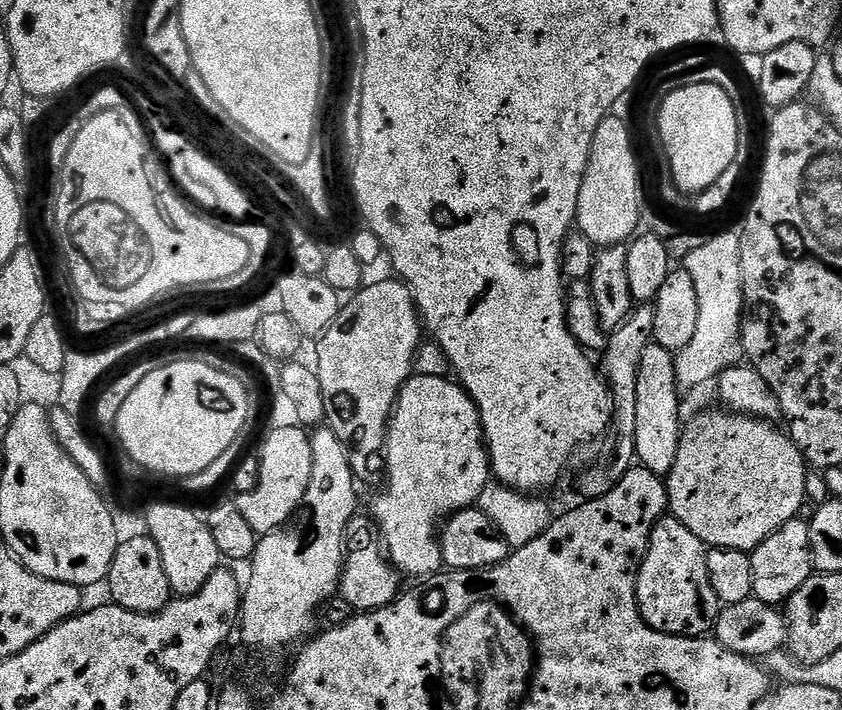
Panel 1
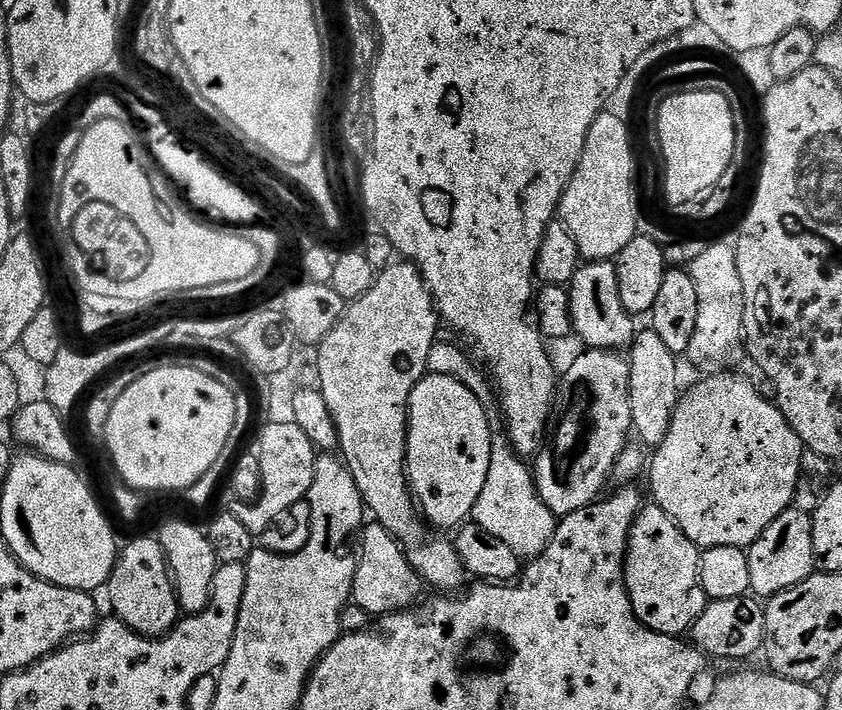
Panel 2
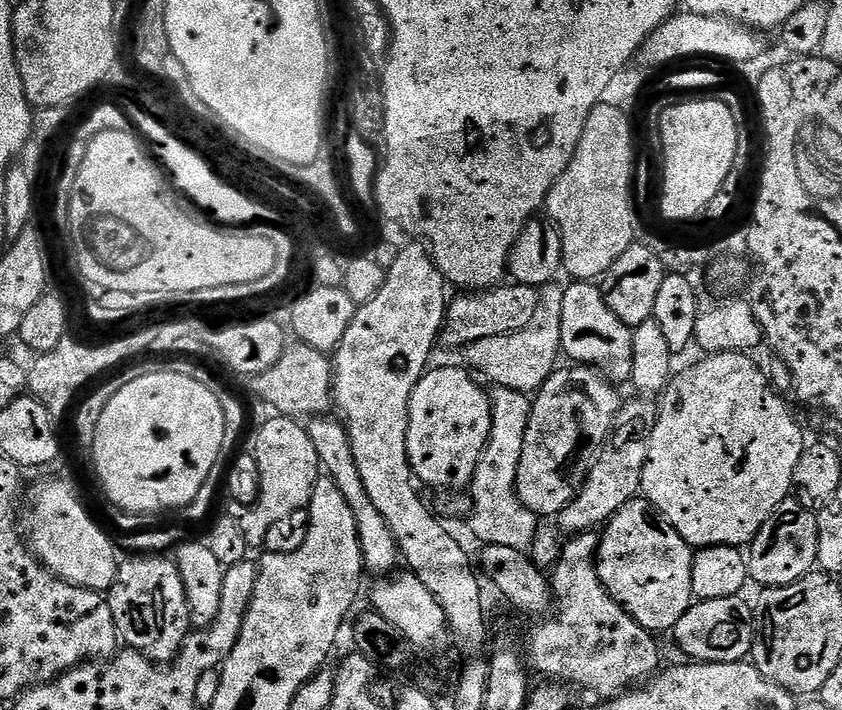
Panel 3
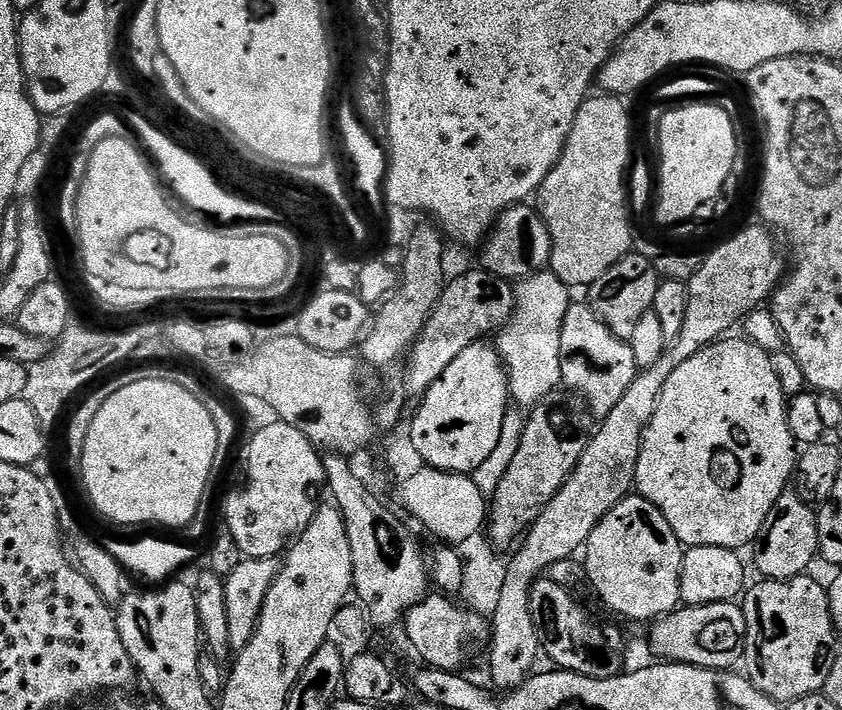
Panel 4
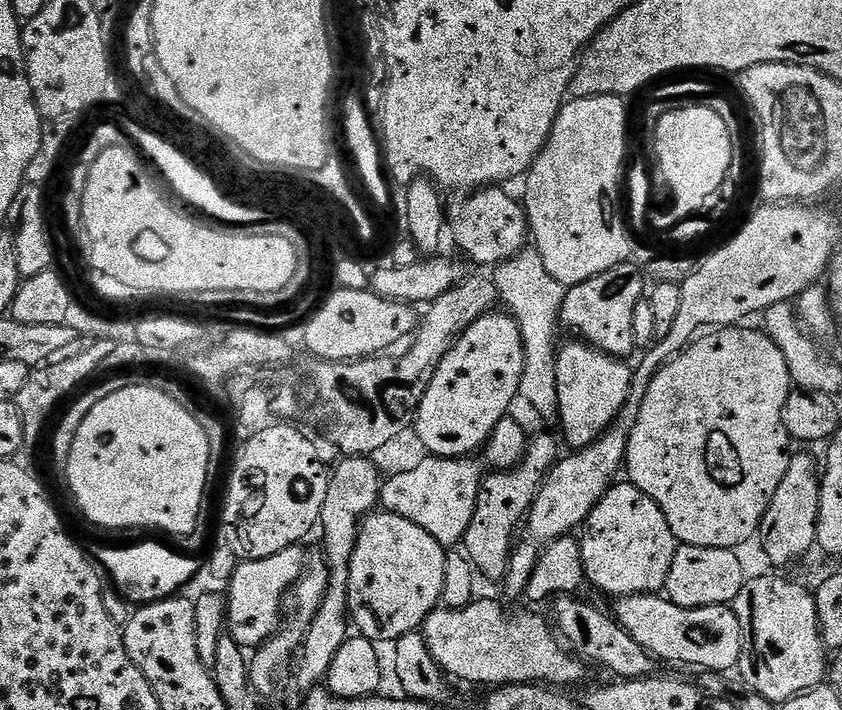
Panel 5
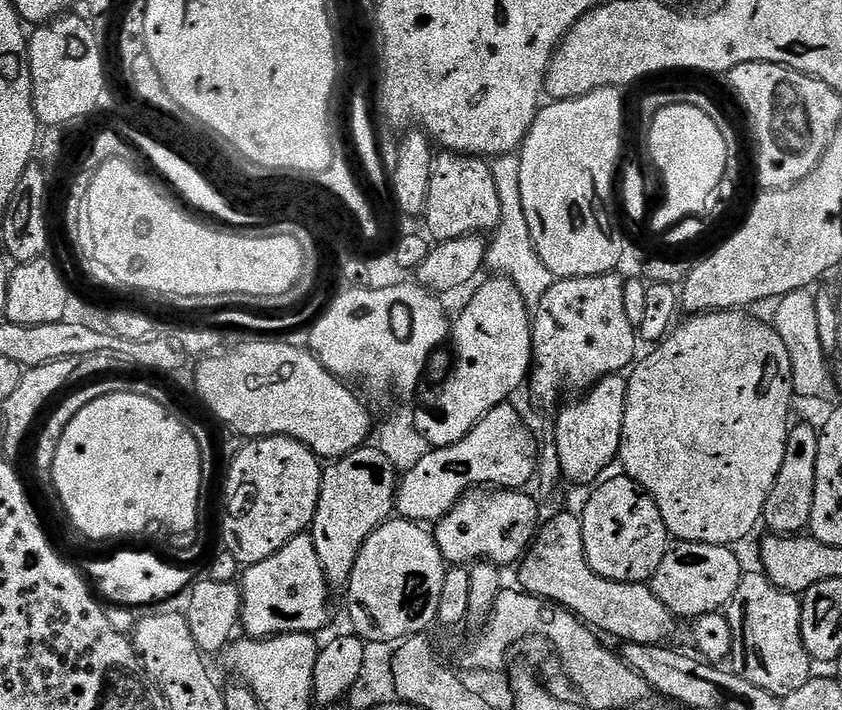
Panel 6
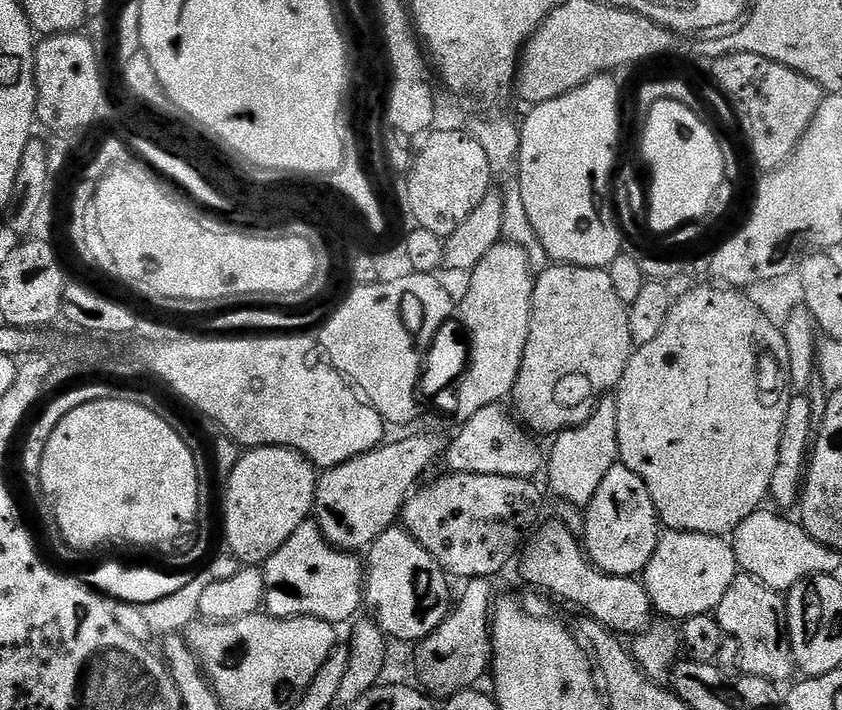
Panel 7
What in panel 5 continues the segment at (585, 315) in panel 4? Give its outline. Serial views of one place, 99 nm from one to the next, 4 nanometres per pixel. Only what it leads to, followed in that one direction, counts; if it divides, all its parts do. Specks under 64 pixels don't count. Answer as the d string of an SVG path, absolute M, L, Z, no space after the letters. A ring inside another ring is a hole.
M583 342L568 344L559 349L556 358L556 381L558 382L558 425L564 431L562 440L569 449L575 450L590 446L598 437L616 421L618 414L622 410L626 398L630 394L632 385L633 369L627 368L623 359L609 356L607 352L602 352L598 348Z

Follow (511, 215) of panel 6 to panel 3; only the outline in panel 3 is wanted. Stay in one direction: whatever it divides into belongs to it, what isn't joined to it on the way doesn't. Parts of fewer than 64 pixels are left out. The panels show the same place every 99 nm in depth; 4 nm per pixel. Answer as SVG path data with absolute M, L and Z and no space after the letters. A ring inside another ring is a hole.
M559 283L545 284L539 289L540 301L534 314L534 322L520 332L511 332L508 336L482 338L473 344L467 344L462 350L463 363L477 377L483 378L489 385L506 387L508 390L527 394L539 392L540 387L550 379L558 367L562 349L562 298L564 288Z

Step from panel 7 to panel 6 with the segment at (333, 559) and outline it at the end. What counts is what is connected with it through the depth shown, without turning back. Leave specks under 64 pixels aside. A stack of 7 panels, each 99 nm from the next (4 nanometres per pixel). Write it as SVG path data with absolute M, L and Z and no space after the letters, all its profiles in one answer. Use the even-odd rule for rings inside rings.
M311 535L290 538L278 554L247 565L238 583L242 594L240 628L245 637L267 640L269 636L281 636L287 632L320 634L328 624L330 585Z

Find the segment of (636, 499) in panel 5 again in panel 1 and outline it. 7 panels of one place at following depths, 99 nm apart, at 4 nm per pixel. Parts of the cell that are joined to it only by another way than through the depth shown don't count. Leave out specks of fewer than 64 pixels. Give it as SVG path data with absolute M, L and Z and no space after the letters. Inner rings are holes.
M665 514L656 523L638 574L638 606L651 628L671 636L701 638L715 629L722 605L714 586L710 586L710 570L706 570L708 549L698 534L690 534L675 516Z

